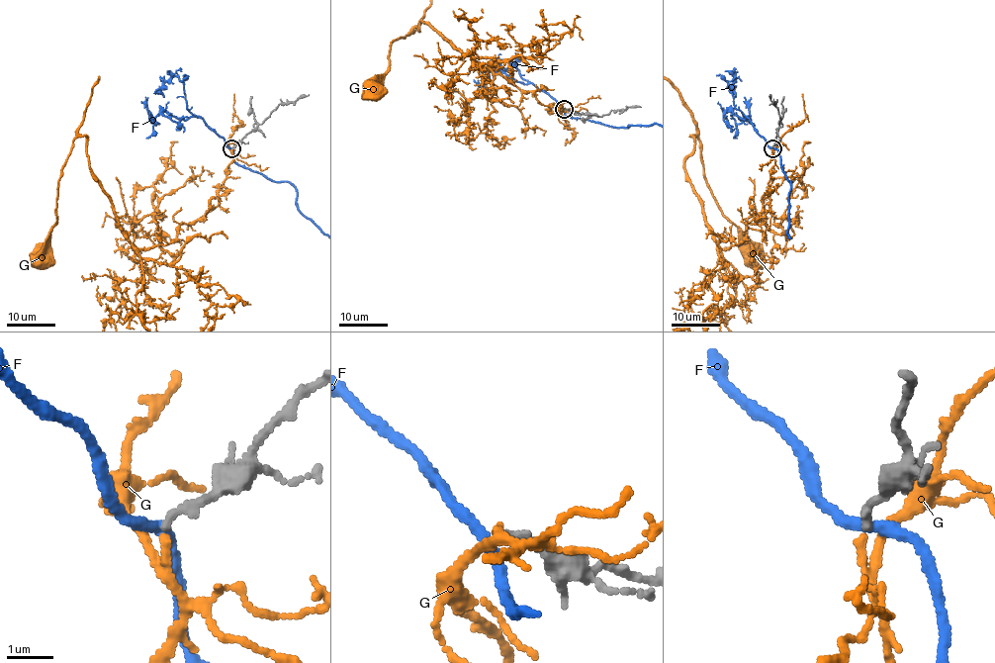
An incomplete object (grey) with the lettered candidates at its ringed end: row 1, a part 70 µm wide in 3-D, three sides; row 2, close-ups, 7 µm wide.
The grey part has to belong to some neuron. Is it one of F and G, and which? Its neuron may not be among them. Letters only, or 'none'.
G

